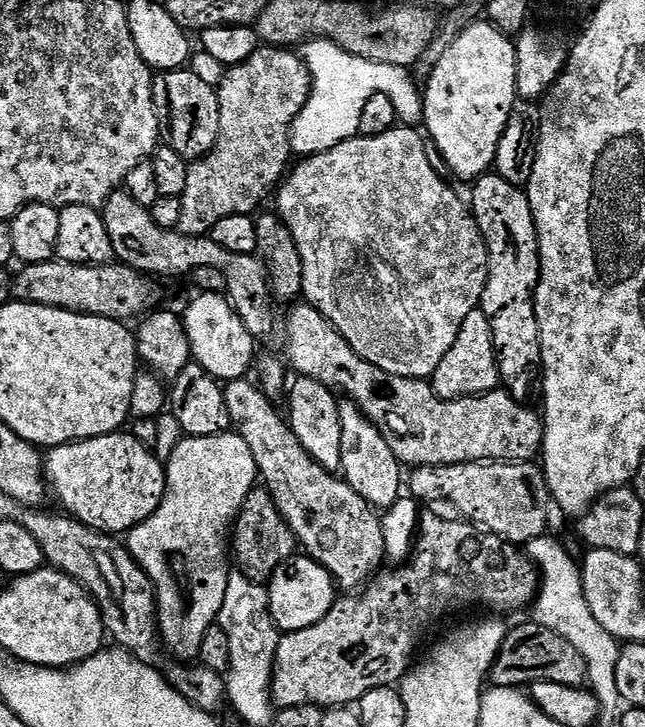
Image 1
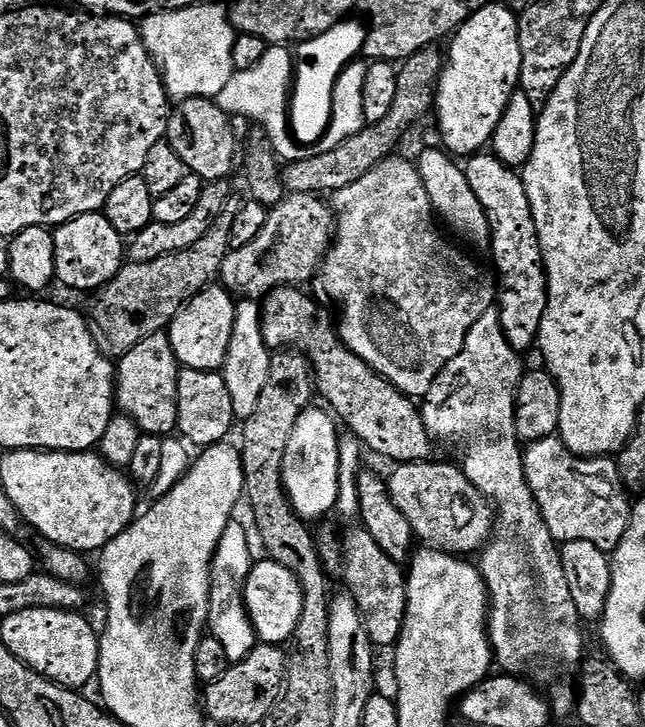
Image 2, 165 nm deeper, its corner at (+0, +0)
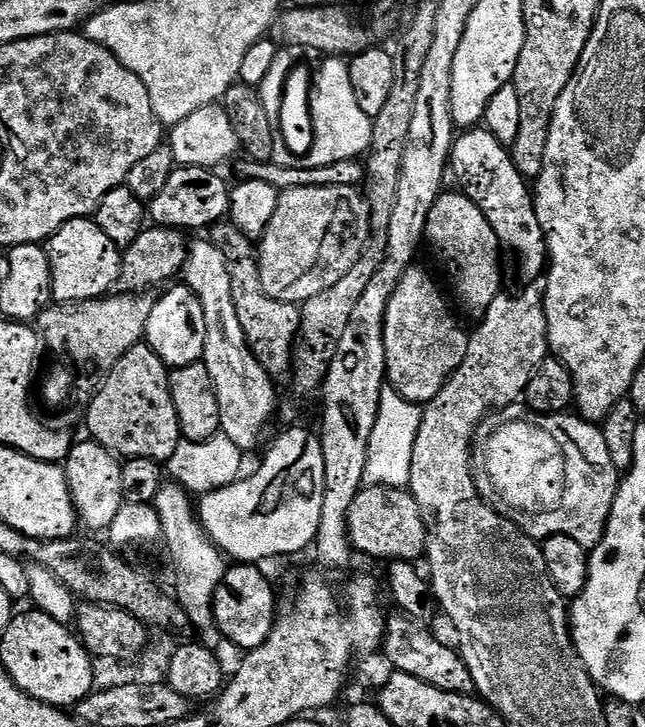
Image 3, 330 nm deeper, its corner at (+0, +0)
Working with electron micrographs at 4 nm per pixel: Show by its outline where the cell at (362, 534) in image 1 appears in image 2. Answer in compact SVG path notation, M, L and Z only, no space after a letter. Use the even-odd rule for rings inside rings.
M352 526L344 536L344 549L340 552L340 572L344 575L343 587L354 598L364 623L366 634L377 649L391 649L400 639L404 625L408 581L406 572L399 564L382 552L363 526Z

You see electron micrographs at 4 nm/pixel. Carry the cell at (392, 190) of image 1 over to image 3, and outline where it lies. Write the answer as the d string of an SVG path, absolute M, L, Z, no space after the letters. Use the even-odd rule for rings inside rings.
M413 266L406 270L402 282L388 299L384 319L387 383L411 404L429 404L438 390L446 386L452 373L466 358L469 333L452 317L452 308L440 293L436 280L424 268Z

